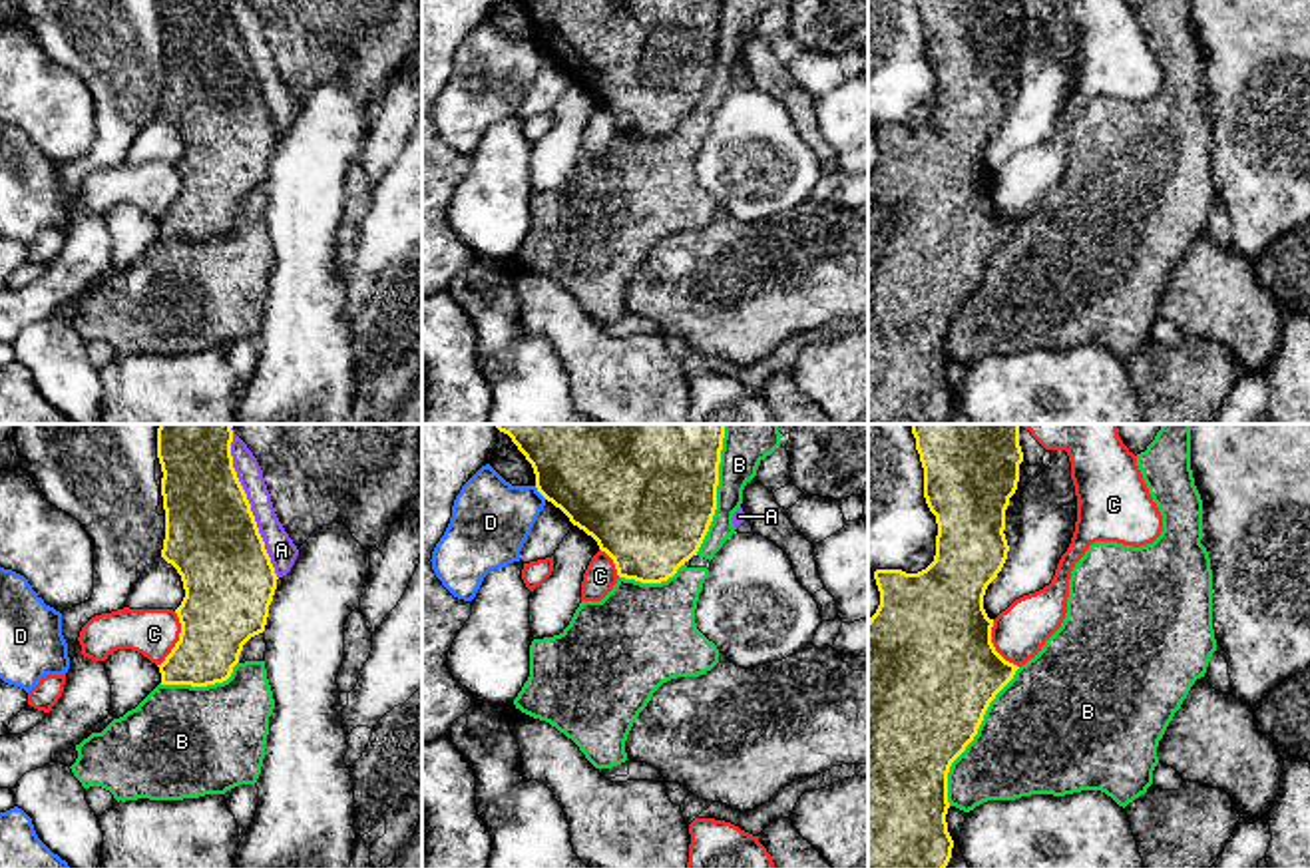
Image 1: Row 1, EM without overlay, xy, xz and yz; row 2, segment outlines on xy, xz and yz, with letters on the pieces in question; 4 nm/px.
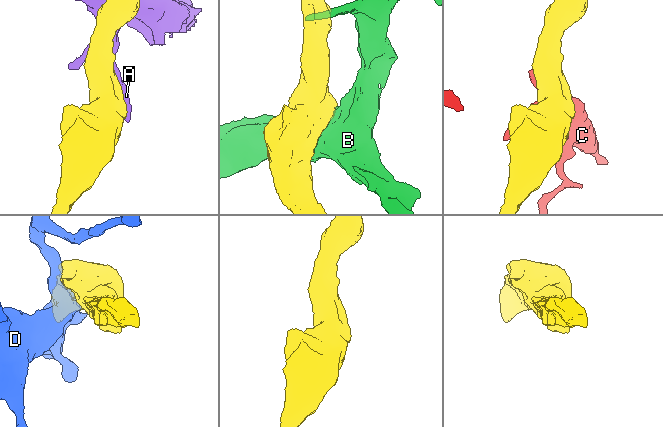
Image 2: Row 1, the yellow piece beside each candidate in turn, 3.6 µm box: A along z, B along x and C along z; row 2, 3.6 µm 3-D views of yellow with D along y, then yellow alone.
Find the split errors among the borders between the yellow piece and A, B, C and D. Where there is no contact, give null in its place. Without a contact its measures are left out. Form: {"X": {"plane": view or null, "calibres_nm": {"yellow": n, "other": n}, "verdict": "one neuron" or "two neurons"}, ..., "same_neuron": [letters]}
{"A": {"plane": "xy", "calibres_nm": {"yellow": 380, "other": 120}, "verdict": "two neurons"}, "B": {"plane": "yz", "calibres_nm": {"yellow": 500, "other": 460}, "verdict": "two neurons"}, "C": {"plane": "xy", "calibres_nm": {"yellow": 340, "other": 190}, "verdict": "two neurons"}, "D": {"plane": "xz", "calibres_nm": {"yellow": 360, "other": 320}, "verdict": "two neurons"}, "same_neuron": []}

